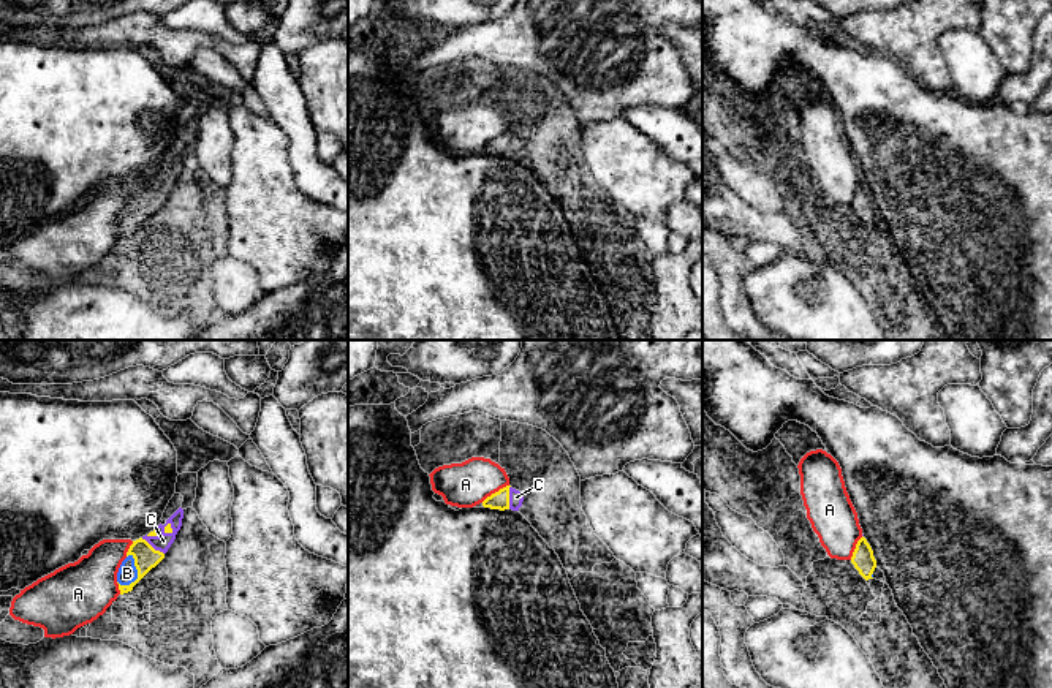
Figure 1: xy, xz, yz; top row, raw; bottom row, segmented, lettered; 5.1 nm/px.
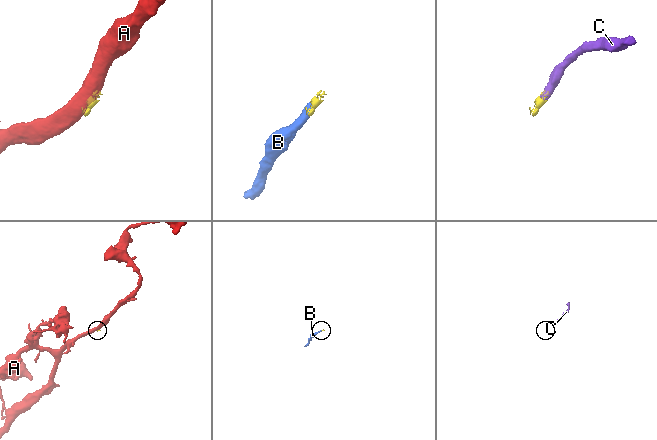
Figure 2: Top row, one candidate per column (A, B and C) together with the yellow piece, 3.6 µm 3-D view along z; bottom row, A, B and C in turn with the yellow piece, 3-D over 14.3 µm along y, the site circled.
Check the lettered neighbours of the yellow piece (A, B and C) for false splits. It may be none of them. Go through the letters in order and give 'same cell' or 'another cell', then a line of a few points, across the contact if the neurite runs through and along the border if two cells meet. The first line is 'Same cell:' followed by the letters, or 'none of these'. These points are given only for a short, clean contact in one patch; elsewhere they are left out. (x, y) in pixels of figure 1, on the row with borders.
Same cell: B, C
A: another cell; line xz (508, 484), (481, 502)
B: same cell; line xy (146, 557), (138, 565), (138, 574), (127, 573)
C: same cell; line xy (146, 557), (151, 546), (163, 541)

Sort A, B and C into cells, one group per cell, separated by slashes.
A / B C

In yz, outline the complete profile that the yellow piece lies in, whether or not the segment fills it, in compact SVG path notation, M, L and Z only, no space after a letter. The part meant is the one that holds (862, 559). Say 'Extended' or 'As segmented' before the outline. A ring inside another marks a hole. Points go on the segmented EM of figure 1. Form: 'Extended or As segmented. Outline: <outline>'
As segmented. Outline: M864 536L856 544L856 549L851 557L851 563L865 580L873 579L872 574L876 568L876 560L873 557L873 550L870 544Z

